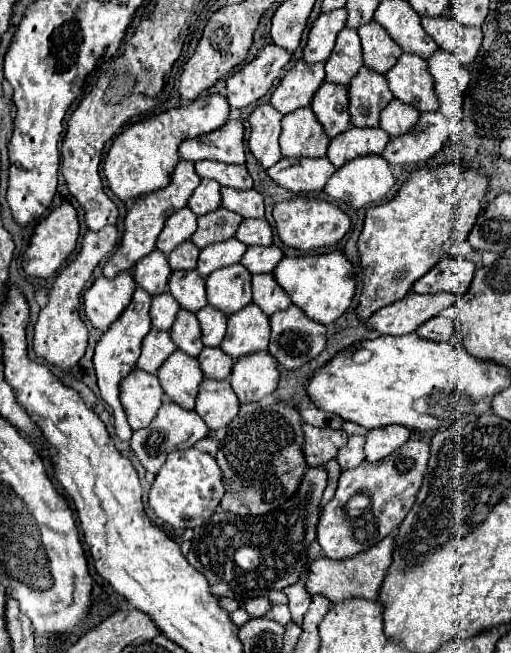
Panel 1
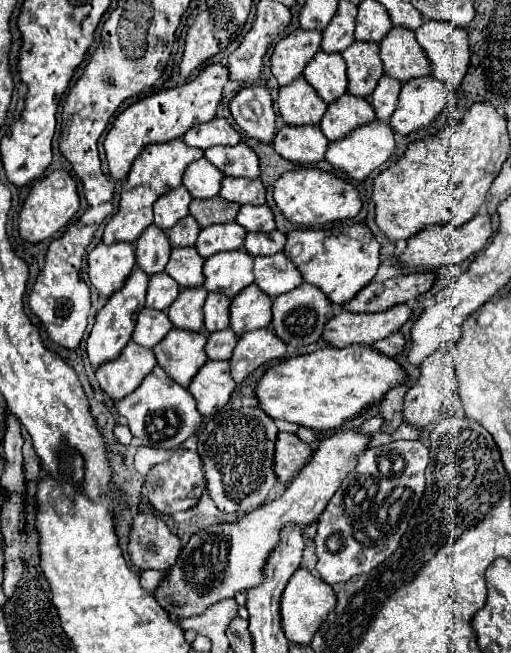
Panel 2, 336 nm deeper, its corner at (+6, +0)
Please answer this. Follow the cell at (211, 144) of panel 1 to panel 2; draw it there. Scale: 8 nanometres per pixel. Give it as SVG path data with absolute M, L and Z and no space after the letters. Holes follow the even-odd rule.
M213 118L205 124L197 124L183 136L183 142L193 148L207 150L211 146L235 146L241 142L241 134L225 120L225 118Z

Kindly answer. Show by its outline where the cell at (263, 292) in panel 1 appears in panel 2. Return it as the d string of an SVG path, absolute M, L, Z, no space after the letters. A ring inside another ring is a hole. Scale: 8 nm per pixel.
M277 252L273 256L257 256L253 272L255 284L271 298L285 294L303 282L297 266L283 252Z

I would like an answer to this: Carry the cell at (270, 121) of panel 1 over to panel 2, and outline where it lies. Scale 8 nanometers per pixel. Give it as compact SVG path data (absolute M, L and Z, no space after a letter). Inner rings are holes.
M265 86L241 88L229 104L237 126L251 138L269 144L275 138L275 110Z

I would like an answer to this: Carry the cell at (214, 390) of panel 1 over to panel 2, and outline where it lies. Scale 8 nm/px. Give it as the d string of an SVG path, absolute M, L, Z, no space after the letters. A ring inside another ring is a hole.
M207 360L189 384L189 392L197 400L197 408L203 416L211 416L221 410L235 390L235 382L229 374L227 360Z

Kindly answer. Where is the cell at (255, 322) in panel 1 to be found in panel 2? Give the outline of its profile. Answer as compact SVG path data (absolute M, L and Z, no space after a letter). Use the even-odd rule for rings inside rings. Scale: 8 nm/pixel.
M257 284L241 290L239 296L231 300L231 328L237 336L245 332L267 328L271 324L271 298L259 290Z

